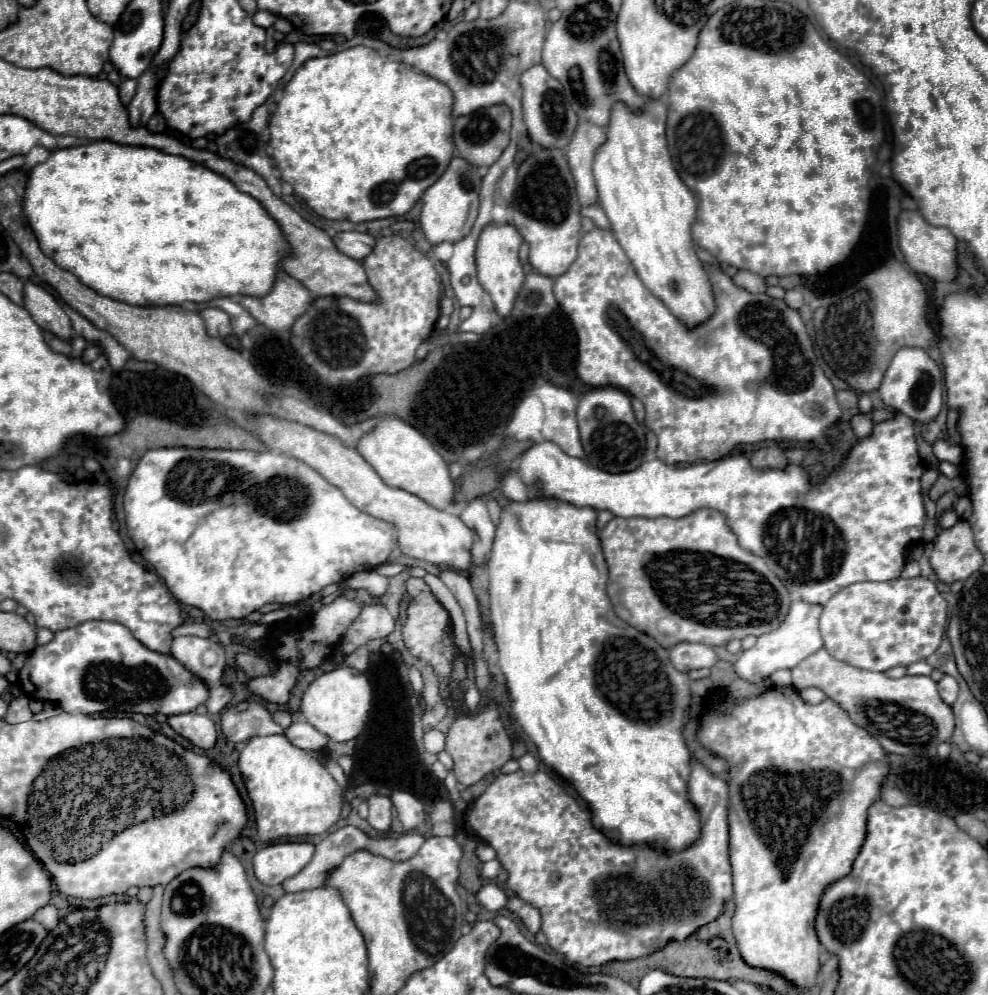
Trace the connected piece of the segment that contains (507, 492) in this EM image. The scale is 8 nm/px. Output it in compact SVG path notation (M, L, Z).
M508 472L502 480L502 490L504 490L504 496L508 496L508 500L528 500L534 496L532 490L528 490L516 472Z

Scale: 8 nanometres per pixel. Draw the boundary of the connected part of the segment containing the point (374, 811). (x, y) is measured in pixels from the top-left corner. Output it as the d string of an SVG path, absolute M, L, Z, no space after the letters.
M374 794L374 796L368 798L368 806L370 806L370 816L368 816L370 826L378 832L388 832L390 822L392 822L392 802L390 802L390 798Z

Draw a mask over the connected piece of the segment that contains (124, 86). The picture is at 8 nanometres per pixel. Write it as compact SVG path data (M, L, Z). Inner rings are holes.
M128 78L128 80L124 80L124 82L120 84L120 100L122 100L124 104L128 104L128 102L134 98L136 86L138 86L138 82L132 80L132 78Z

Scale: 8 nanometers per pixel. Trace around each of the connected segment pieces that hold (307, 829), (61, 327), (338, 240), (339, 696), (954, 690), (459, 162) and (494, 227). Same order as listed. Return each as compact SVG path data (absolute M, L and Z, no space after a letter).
M286 736L252 738L242 750L238 766L254 804L258 838L262 842L322 834L338 822L344 798L342 788L318 760L290 744Z
M34 282L24 284L24 308L30 312L30 316L40 324L40 328L54 332L60 338L70 340L72 326L66 316L66 312L60 308L58 300L42 286Z
M340 232L332 240L334 240L338 252L342 252L354 260L368 256L368 252L374 248L374 238L370 234L360 234L360 232Z
M336 666L334 670L318 676L306 688L300 702L300 714L306 718L308 724L330 736L334 742L346 742L362 732L370 706L372 706L372 688L368 678L350 666Z
M944 676L938 682L938 692L946 704L954 704L954 700L958 696L958 682L952 676Z
M454 156L446 168L446 172L424 192L422 196L422 216L420 216L420 228L424 230L426 238L432 244L438 242L456 242L464 236L468 236L476 214L478 214L478 192L480 192L482 178L474 164L468 160Z
M488 224L478 236L478 244L476 244L478 280L480 280L482 288L490 294L496 310L502 316L510 316L510 310L518 296L520 284L524 282L524 270L518 260L520 244L522 244L522 236L512 224Z

